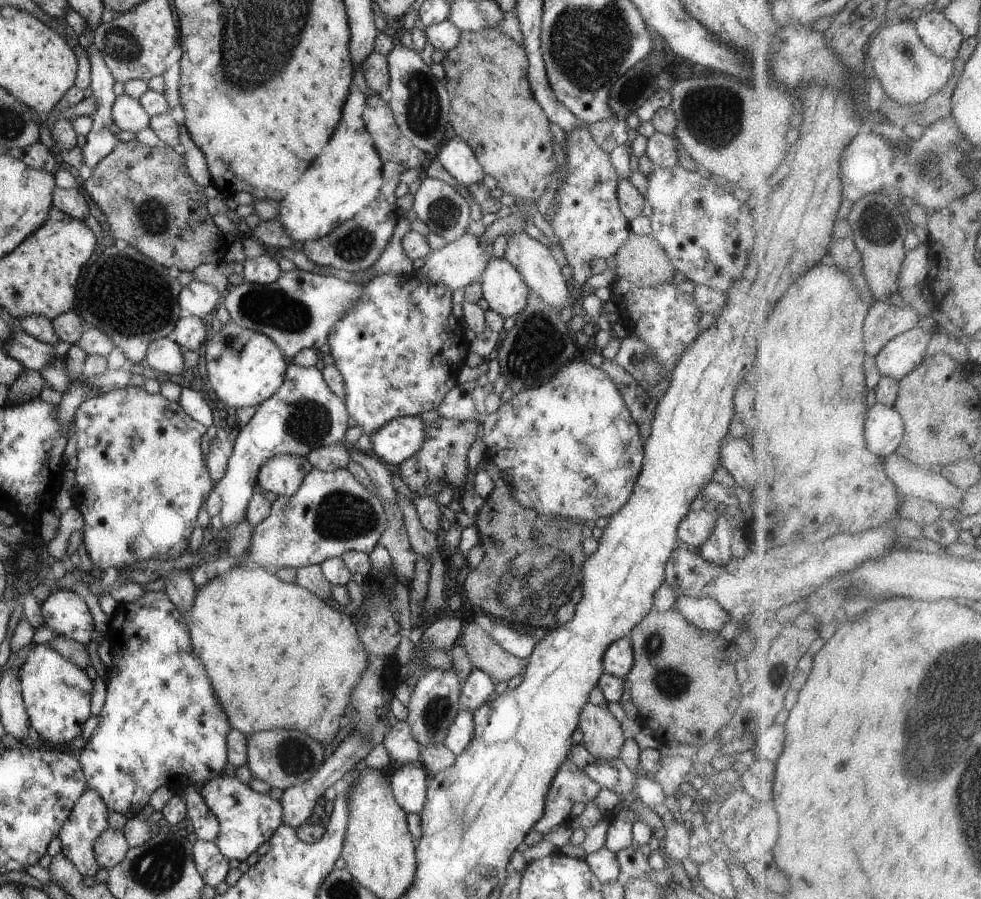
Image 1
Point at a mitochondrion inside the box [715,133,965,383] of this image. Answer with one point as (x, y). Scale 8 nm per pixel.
(931, 158)

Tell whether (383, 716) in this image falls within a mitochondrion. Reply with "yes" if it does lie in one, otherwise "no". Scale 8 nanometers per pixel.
no

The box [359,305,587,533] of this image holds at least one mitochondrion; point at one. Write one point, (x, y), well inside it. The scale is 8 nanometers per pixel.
(541, 354)

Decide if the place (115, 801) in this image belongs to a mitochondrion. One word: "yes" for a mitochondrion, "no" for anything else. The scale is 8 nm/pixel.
no

